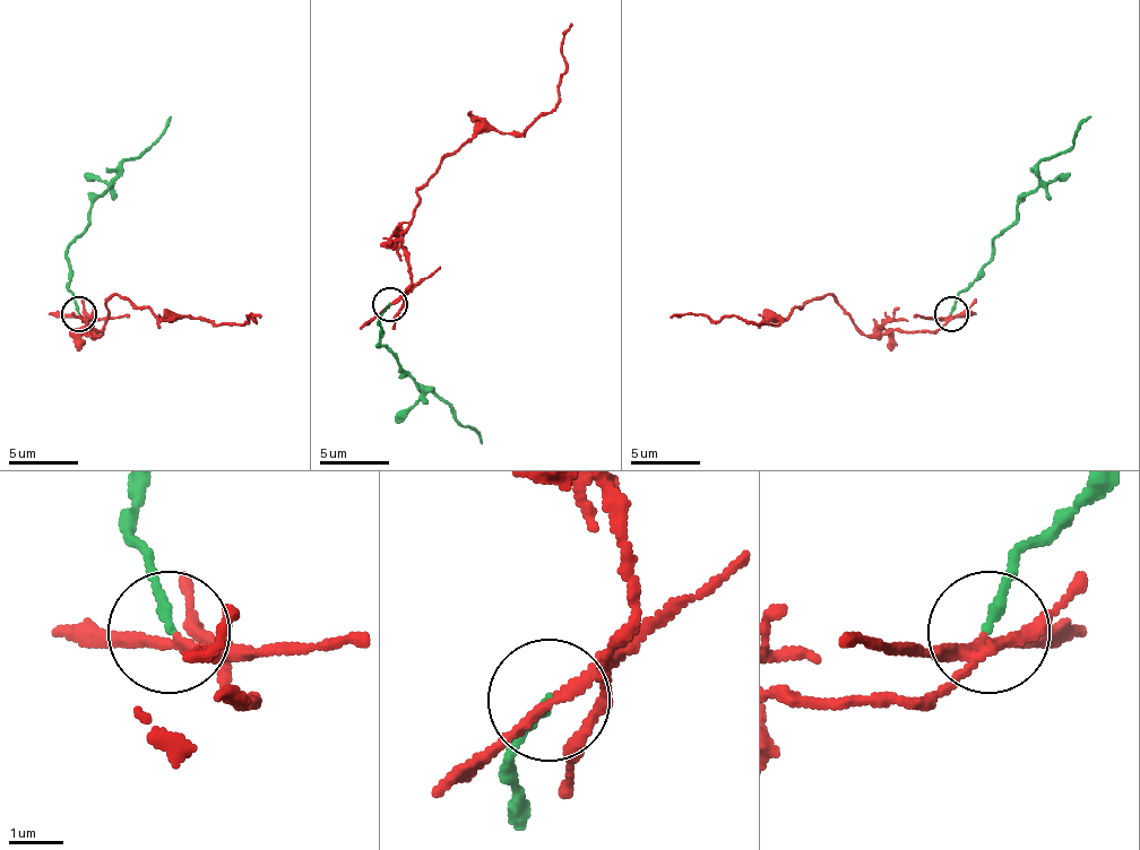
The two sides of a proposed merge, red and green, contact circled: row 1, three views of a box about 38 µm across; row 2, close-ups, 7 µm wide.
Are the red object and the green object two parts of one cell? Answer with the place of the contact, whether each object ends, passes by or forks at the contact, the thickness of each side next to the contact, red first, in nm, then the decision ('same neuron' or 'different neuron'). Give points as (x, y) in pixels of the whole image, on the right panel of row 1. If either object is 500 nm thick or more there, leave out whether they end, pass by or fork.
place (951, 314); red passes by; green ends; calibres 170 and 170 nm; different neuron

